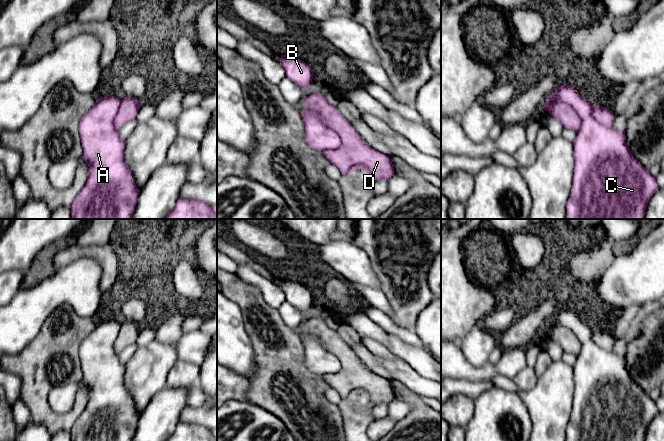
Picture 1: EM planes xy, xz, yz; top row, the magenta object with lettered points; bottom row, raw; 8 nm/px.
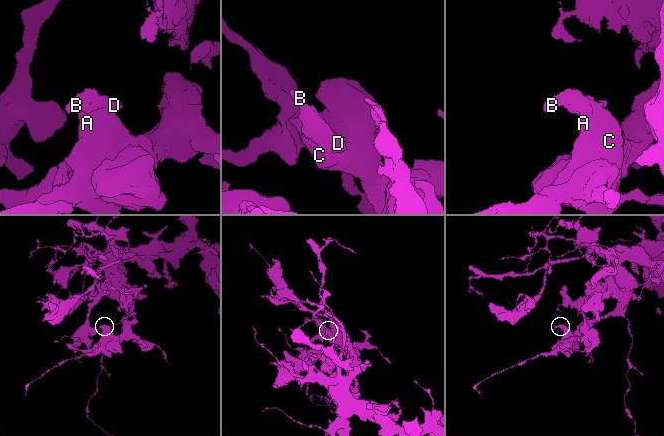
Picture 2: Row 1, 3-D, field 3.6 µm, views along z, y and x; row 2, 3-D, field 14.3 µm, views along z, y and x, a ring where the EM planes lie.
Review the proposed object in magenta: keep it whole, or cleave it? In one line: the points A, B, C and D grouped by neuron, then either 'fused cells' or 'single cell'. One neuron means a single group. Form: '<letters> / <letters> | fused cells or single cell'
A B C / D | fused cells

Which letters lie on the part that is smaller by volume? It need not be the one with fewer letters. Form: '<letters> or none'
D

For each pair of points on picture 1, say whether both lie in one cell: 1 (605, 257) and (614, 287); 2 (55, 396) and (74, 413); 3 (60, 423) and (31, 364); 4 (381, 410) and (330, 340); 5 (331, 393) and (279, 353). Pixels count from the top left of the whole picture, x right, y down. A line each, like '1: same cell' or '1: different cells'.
1: different cells
2: different cells
3: same cell
4: different cells
5: different cells

